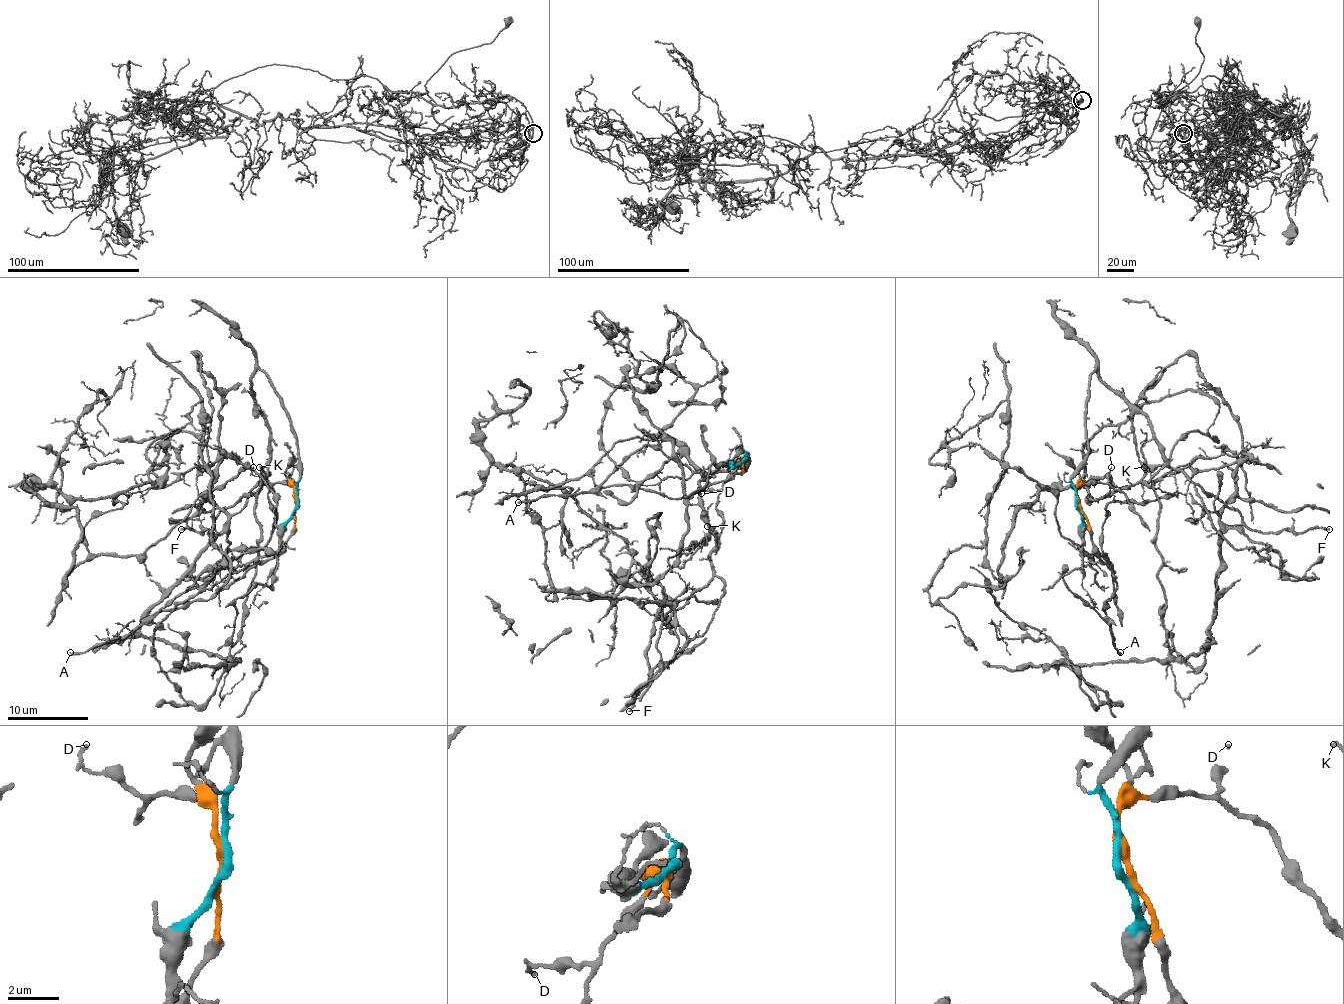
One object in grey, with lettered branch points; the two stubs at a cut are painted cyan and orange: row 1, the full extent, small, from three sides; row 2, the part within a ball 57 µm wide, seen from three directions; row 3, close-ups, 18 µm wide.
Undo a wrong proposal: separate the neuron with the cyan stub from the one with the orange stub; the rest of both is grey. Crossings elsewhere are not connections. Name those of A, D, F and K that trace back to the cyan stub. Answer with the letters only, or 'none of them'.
F, K

